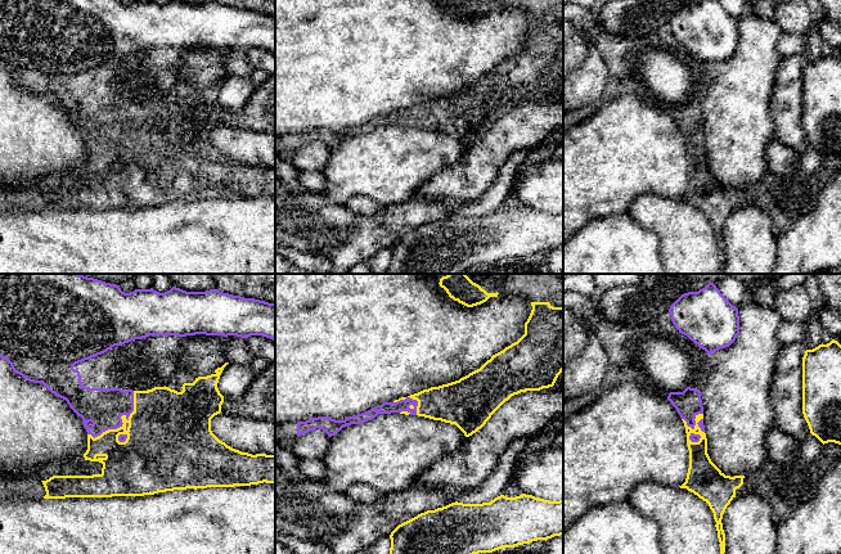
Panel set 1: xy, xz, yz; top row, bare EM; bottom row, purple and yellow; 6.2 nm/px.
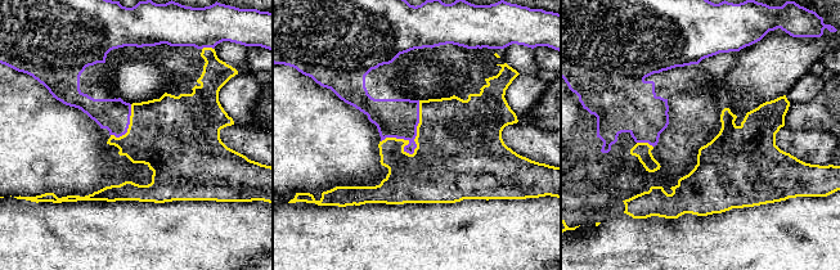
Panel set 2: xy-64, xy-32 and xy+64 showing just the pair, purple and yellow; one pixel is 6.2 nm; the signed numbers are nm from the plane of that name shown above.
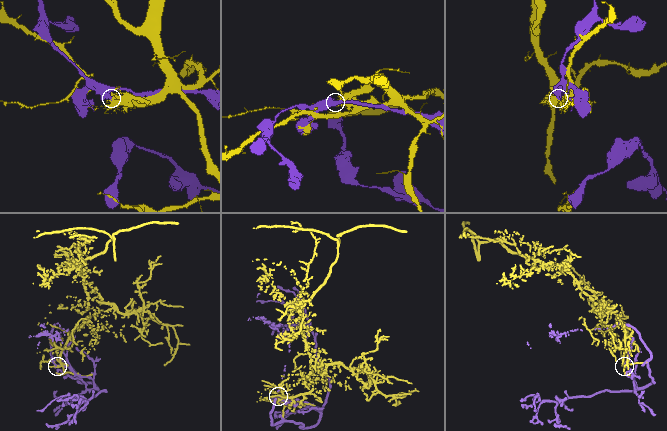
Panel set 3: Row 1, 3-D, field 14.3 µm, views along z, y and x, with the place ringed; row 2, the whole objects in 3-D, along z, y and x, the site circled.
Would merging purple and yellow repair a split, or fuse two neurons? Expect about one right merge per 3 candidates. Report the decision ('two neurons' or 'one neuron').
two neurons

